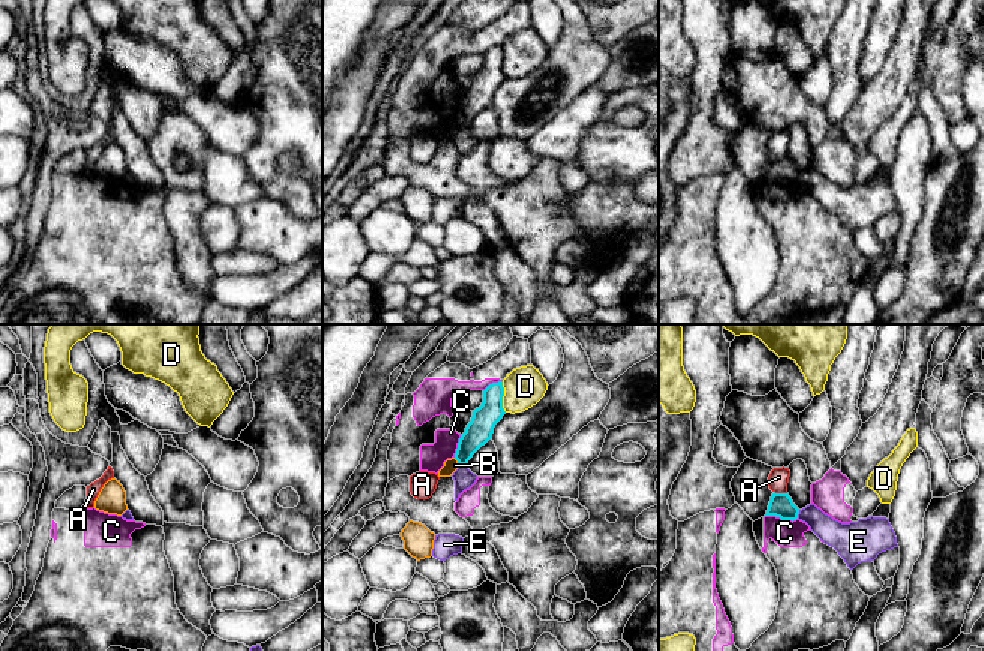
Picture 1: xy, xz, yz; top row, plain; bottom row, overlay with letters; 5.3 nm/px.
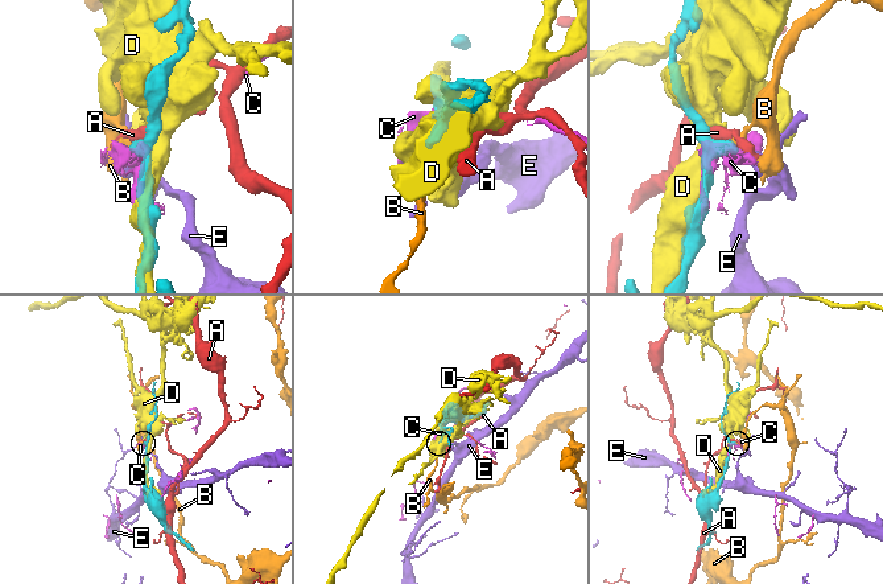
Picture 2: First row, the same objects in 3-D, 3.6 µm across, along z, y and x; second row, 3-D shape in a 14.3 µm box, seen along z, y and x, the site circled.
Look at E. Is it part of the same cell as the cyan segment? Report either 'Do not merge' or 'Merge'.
Do not merge

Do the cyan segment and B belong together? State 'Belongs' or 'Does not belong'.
Does not belong

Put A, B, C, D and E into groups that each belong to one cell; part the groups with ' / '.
A / B / C / D / E

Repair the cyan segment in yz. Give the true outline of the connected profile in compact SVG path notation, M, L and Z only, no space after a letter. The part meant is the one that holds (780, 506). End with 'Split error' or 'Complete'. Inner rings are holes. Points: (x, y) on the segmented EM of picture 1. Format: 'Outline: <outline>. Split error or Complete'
Outline: M772 494L766 514L776 516L782 520L796 520L800 514L800 508L794 504L789 494Z. Complete

